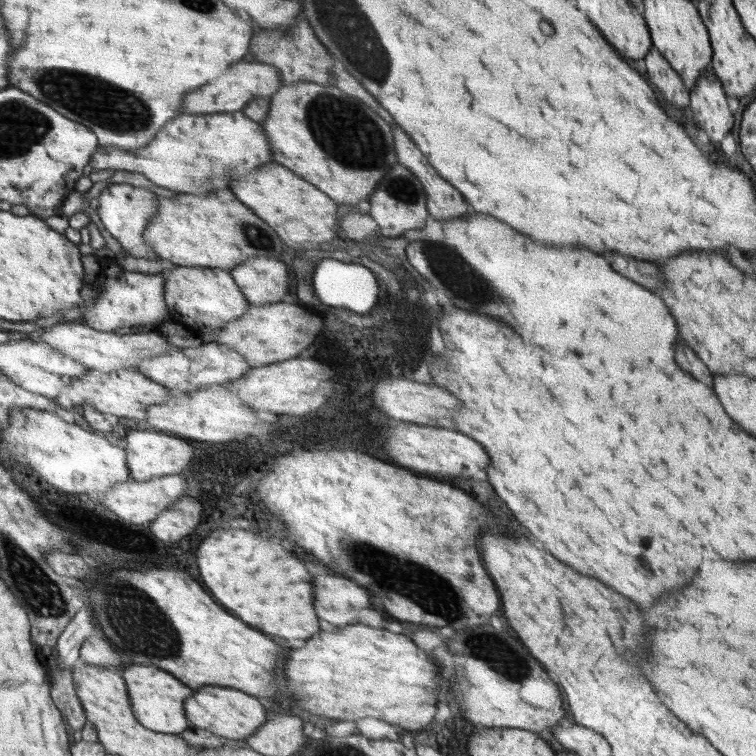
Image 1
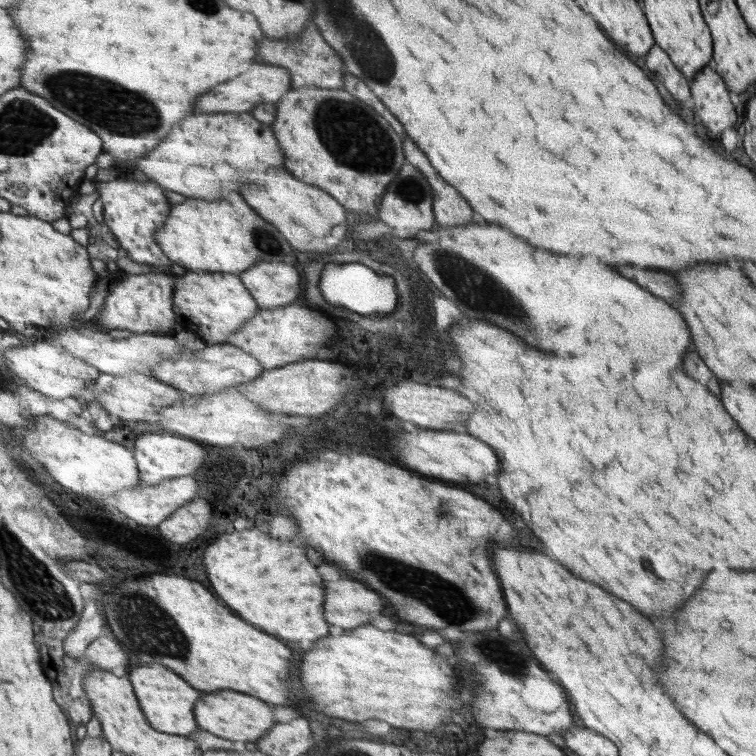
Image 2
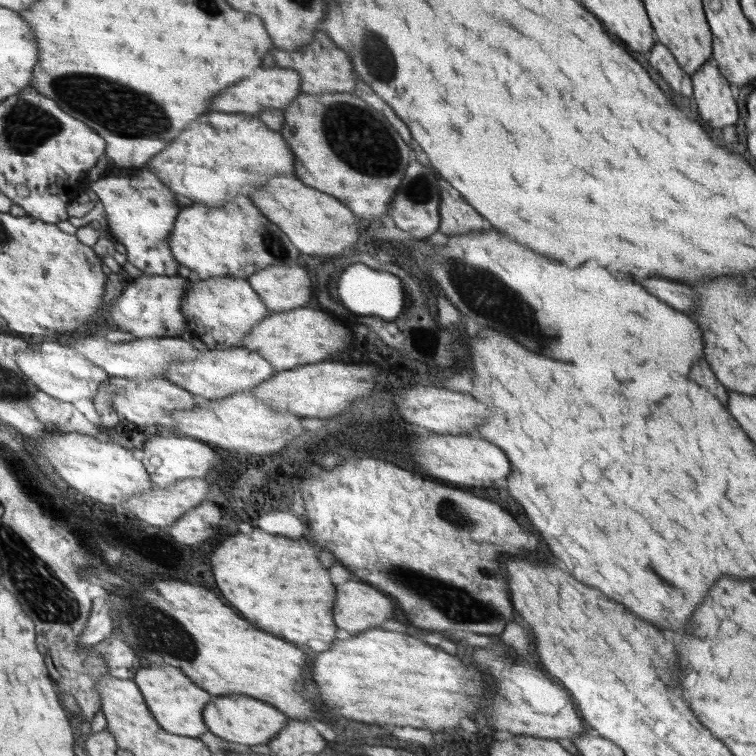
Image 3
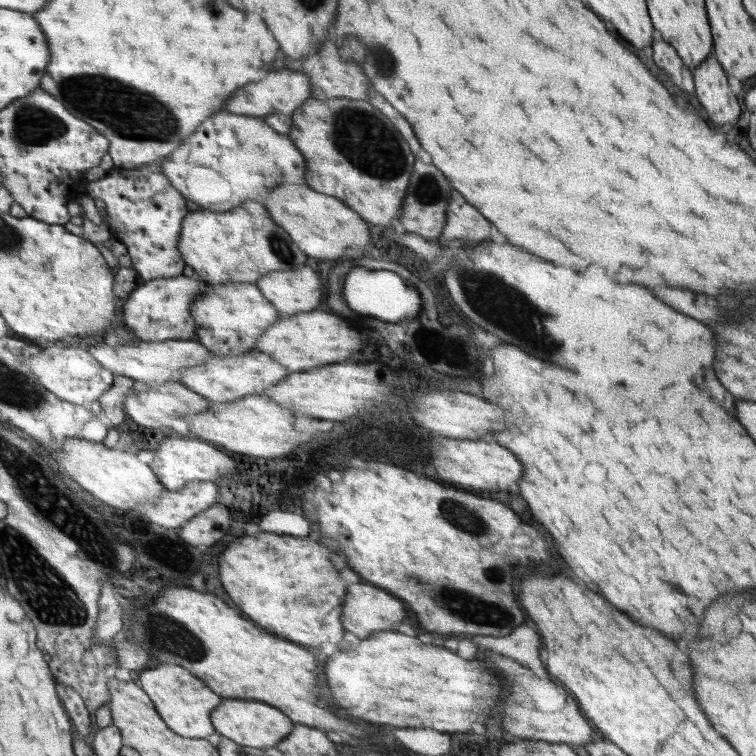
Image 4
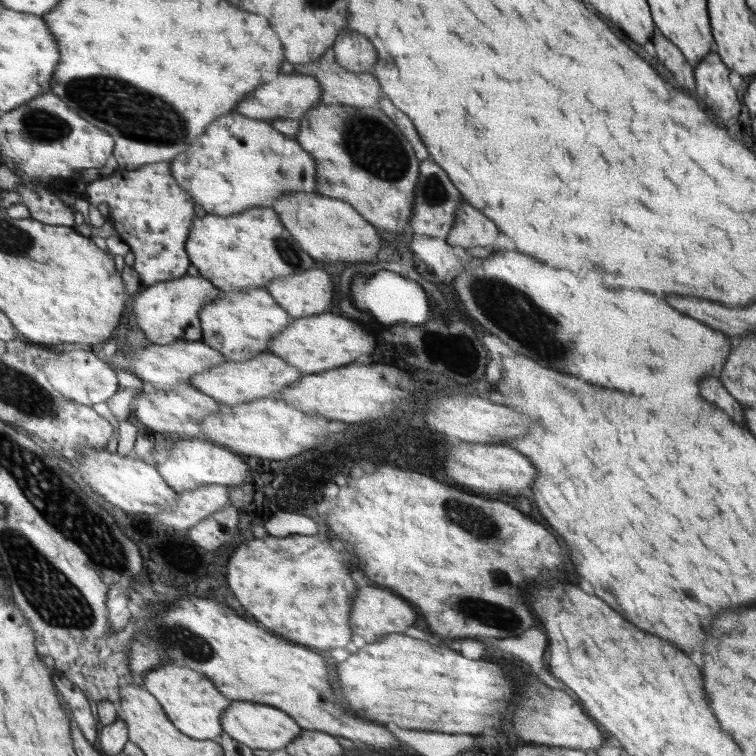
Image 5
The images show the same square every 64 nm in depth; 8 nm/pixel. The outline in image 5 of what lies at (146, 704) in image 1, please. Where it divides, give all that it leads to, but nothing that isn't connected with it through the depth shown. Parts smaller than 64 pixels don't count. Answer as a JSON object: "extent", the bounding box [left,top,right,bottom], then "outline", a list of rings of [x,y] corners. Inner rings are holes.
{"extent":[140,664,233,740],"outline":[[[166,664],[140,675],[141,685],[161,702],[170,720],[185,736],[195,740],[211,740],[224,734],[222,715],[233,701],[226,697],[202,672],[180,665]]]}

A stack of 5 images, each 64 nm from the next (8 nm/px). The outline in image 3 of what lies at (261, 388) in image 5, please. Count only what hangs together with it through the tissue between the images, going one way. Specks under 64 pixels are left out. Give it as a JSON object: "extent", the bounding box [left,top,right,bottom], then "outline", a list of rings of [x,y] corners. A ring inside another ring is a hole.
{"extent":[162,346,278,399],"outline":[[[240,346],[201,351],[196,359],[184,360],[168,366],[162,377],[198,398],[222,399],[236,392],[257,388],[266,382],[266,379],[273,378],[276,374],[278,370],[274,368],[274,364],[270,364],[265,357]]]}

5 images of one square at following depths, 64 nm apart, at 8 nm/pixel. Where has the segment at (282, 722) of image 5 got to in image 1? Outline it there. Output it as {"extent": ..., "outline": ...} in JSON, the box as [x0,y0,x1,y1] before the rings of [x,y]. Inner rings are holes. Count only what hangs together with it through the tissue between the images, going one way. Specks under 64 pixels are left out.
{"extent":[185,685,269,741],"outline":[[[206,685],[194,690],[186,699],[185,708],[192,727],[206,730],[231,741],[245,740],[269,722],[269,713],[255,696],[241,689]]]}

